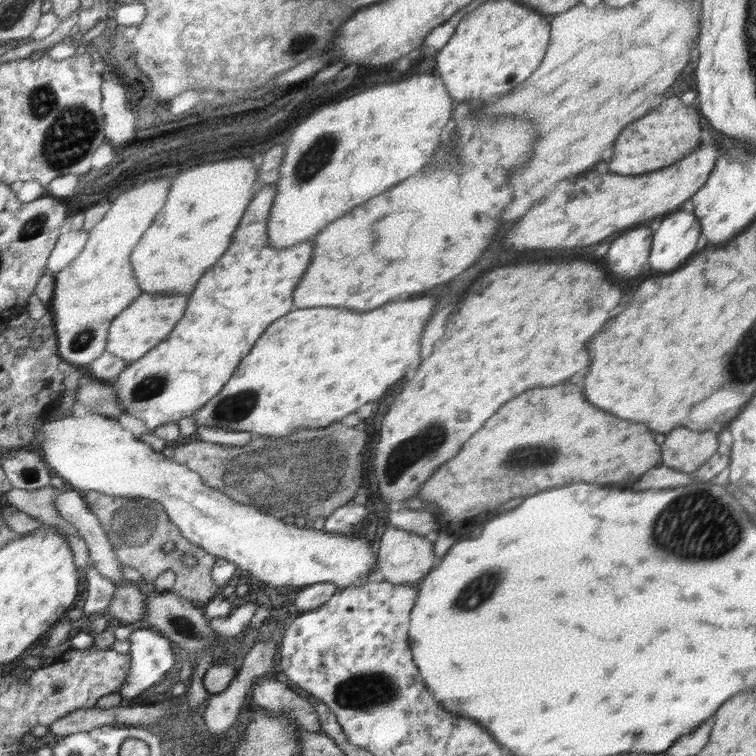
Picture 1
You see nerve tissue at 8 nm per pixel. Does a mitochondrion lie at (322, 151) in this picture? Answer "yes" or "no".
yes

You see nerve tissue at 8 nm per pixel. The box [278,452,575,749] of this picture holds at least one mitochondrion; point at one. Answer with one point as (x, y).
(364, 691)

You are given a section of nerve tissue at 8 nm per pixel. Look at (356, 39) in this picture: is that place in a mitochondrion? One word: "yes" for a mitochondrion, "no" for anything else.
no

